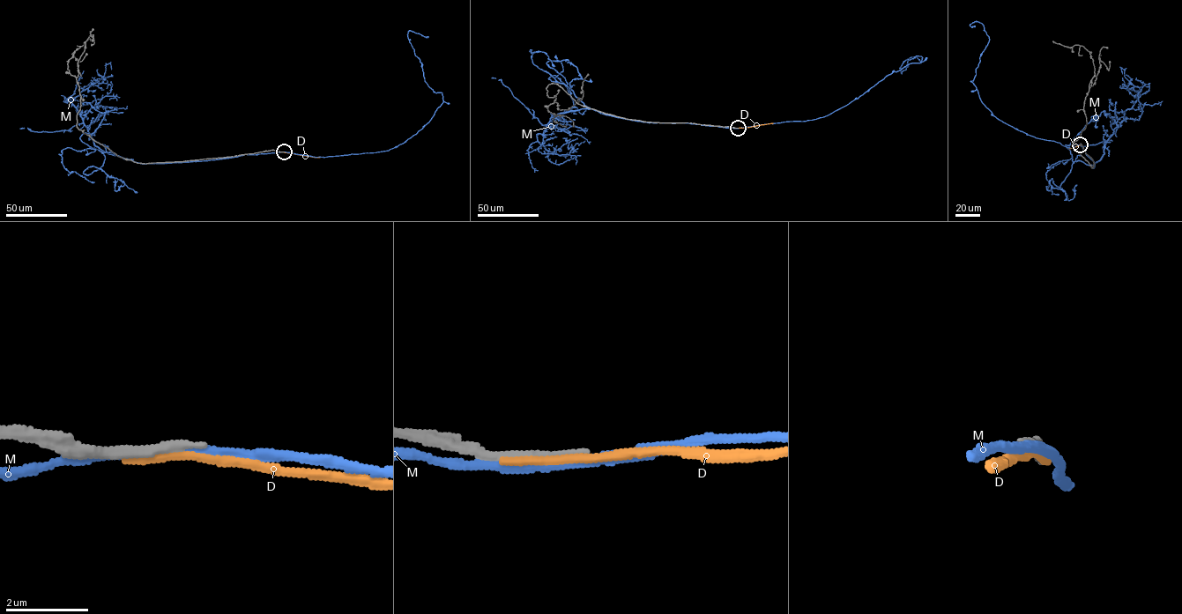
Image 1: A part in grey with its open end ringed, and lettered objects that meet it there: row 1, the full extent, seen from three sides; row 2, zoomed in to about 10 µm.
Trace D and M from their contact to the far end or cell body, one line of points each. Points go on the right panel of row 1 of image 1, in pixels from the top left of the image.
D: (1081, 144), (1068, 148)
M: (1081, 144), (1094, 167), (1139, 96), (1122, 68), (1122, 74)

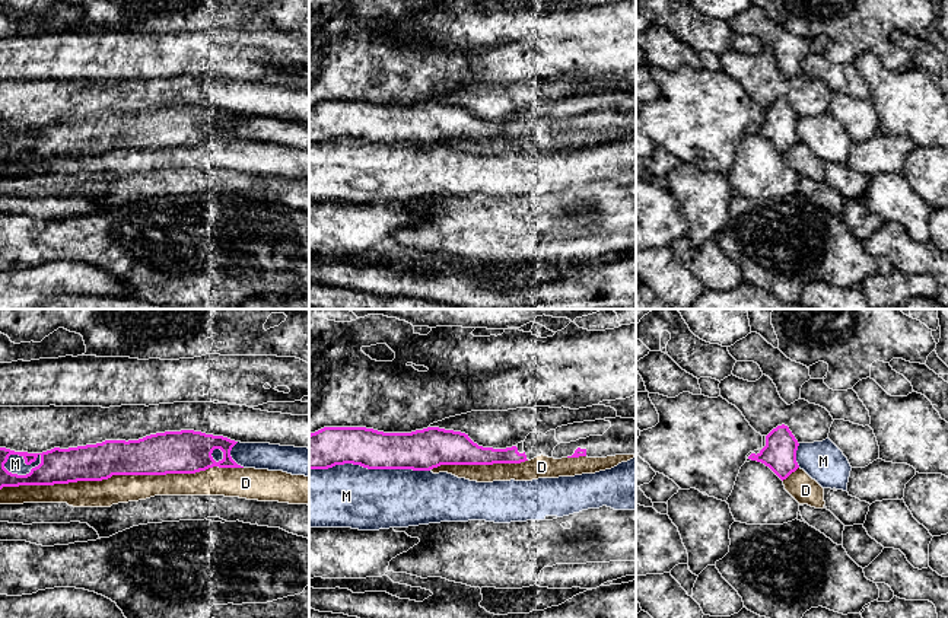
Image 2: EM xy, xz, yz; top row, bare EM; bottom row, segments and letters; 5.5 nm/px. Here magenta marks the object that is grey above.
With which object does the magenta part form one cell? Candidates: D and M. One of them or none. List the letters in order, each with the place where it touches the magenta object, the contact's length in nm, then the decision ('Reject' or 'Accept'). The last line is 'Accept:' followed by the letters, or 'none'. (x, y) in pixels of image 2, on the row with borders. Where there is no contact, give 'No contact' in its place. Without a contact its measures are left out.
D: Touches magenta at xy (121, 474). Shared border 1350 nm. Reject
M: Touches magenta at xz (369, 468). Shared border 650 nm. Reject
Accept: none

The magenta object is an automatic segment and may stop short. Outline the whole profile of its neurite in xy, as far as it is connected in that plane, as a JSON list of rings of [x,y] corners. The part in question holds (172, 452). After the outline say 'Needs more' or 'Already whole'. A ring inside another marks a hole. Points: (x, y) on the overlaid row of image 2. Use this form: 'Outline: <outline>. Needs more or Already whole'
Outline: [[[194,430],[165,431],[146,436],[139,440],[105,440],[96,445],[86,445],[69,449],[54,447],[42,453],[15,452],[0,447],[0,490],[19,485],[54,485],[77,481],[102,481],[112,475],[166,475],[195,474],[213,466],[244,468],[238,465],[230,450],[238,442],[223,436],[206,434]],[[10,455],[19,455],[31,465],[41,458],[41,464],[26,475],[12,474],[4,468]]]. Already whole

